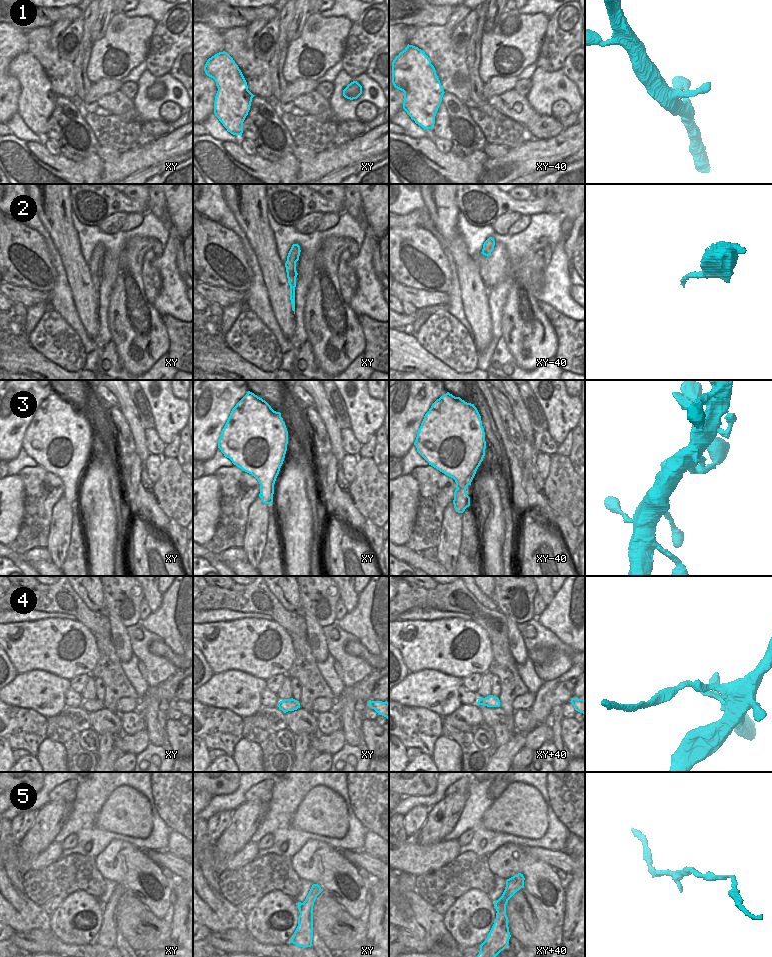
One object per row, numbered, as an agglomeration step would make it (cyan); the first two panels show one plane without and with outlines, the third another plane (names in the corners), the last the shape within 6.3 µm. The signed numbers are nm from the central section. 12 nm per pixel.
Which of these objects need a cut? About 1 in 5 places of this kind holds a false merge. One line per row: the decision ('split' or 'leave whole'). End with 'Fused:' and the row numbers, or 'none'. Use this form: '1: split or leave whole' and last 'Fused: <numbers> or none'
1: leave whole
2: leave whole
3: leave whole
4: split
5: leave whole
Fused: 4

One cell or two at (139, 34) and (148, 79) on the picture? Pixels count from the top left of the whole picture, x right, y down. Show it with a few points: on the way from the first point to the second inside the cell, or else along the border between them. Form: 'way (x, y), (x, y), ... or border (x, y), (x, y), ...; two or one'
border (144, 58), (127, 75); two

